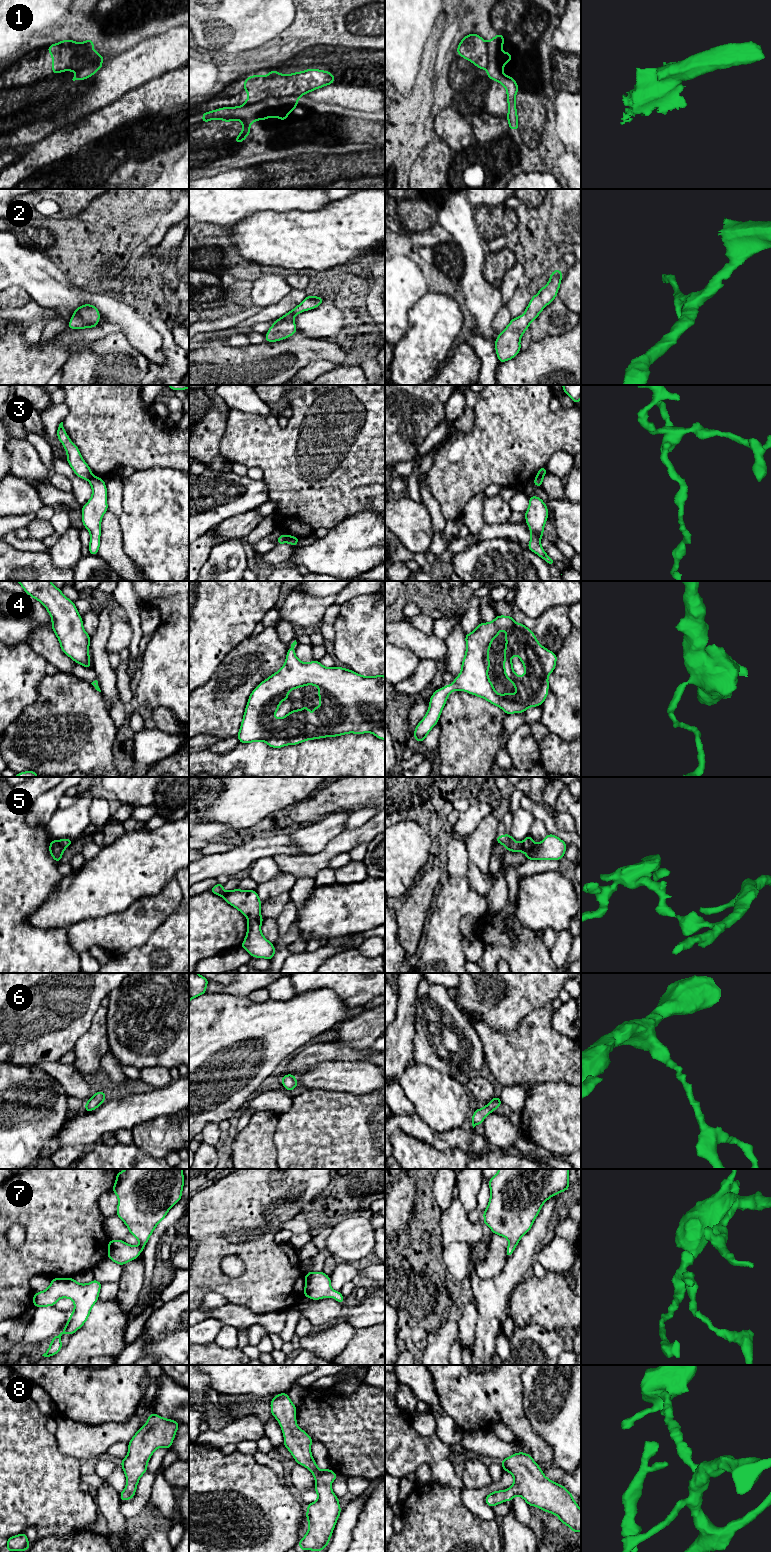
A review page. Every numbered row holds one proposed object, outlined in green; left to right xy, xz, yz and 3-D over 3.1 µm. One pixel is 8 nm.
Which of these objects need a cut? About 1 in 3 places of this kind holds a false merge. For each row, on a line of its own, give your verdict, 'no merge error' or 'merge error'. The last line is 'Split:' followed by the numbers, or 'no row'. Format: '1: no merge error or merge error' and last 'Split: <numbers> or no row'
1: merge error
2: no merge error
3: merge error
4: no merge error
5: merge error
6: no merge error
7: no merge error
8: no merge error
Split: 1, 3, 5

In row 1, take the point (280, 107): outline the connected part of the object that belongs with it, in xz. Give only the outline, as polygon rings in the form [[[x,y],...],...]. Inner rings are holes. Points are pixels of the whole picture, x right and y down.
[[[299,96],[269,97],[254,104],[236,107],[224,107],[202,114],[202,122],[219,119],[226,123],[239,120],[243,131],[233,141],[242,143],[250,135],[250,125],[257,120],[266,120],[268,117],[277,117],[282,121],[297,107]]]

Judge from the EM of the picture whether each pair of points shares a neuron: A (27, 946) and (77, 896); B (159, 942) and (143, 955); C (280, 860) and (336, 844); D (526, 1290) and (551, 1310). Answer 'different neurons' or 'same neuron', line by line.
A: different neurons
B: same neuron
C: same neuron
D: same neuron

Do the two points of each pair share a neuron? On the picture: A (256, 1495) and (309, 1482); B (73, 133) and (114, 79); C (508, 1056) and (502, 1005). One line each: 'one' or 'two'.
A: two
B: two
C: two

